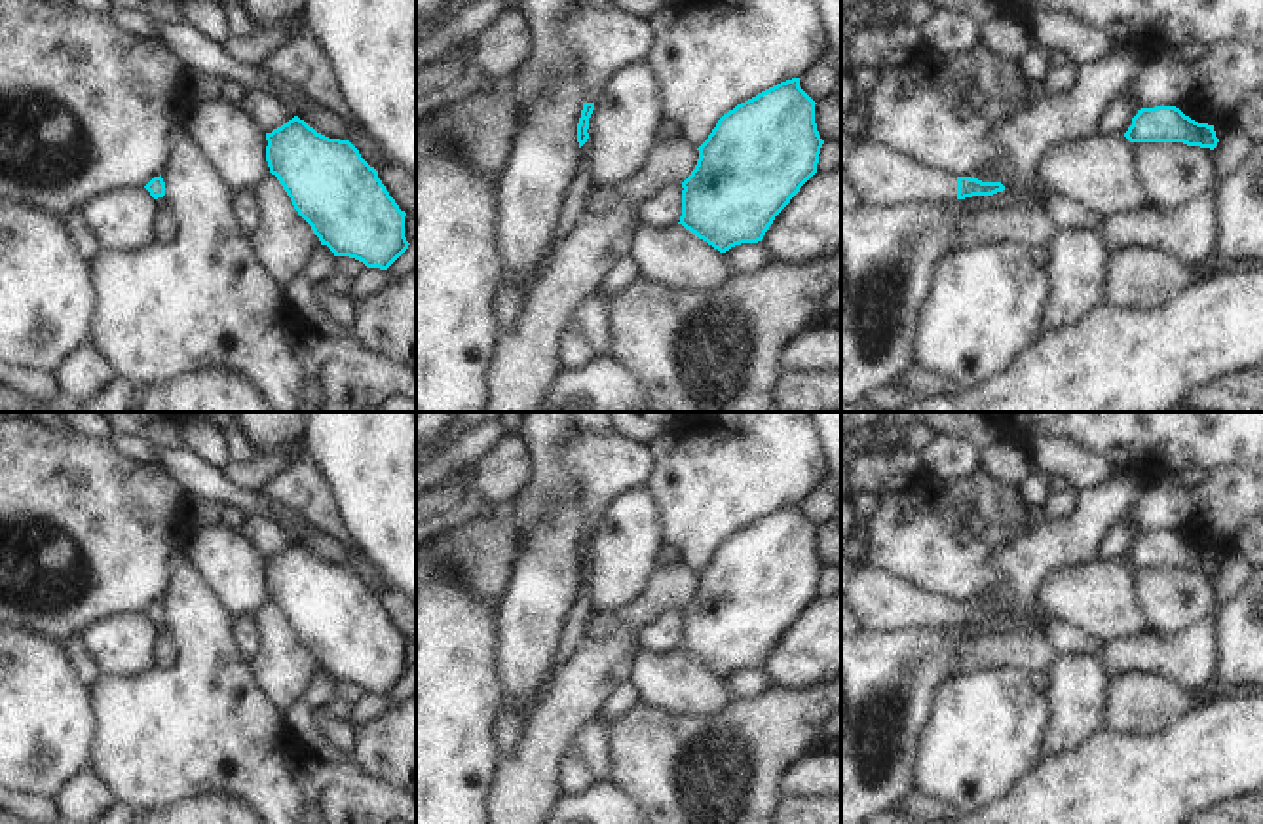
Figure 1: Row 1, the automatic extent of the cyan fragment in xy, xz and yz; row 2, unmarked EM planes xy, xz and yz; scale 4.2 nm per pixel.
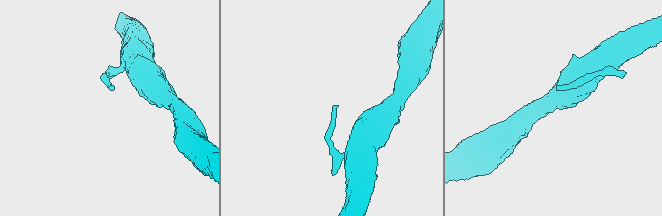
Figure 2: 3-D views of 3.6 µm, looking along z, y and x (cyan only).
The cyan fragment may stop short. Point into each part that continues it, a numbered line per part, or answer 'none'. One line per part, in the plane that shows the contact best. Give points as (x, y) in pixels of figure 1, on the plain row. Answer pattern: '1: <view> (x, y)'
none

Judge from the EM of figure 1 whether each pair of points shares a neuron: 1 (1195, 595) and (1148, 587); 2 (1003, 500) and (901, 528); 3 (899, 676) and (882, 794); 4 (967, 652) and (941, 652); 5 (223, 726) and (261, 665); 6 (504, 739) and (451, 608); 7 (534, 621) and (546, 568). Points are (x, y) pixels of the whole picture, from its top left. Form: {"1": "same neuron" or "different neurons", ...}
{"1": "same neuron", "2": "same neuron", "3": "same neuron", "4": "different neurons", "5": "different neurons", "6": "different neurons", "7": "same neuron"}

